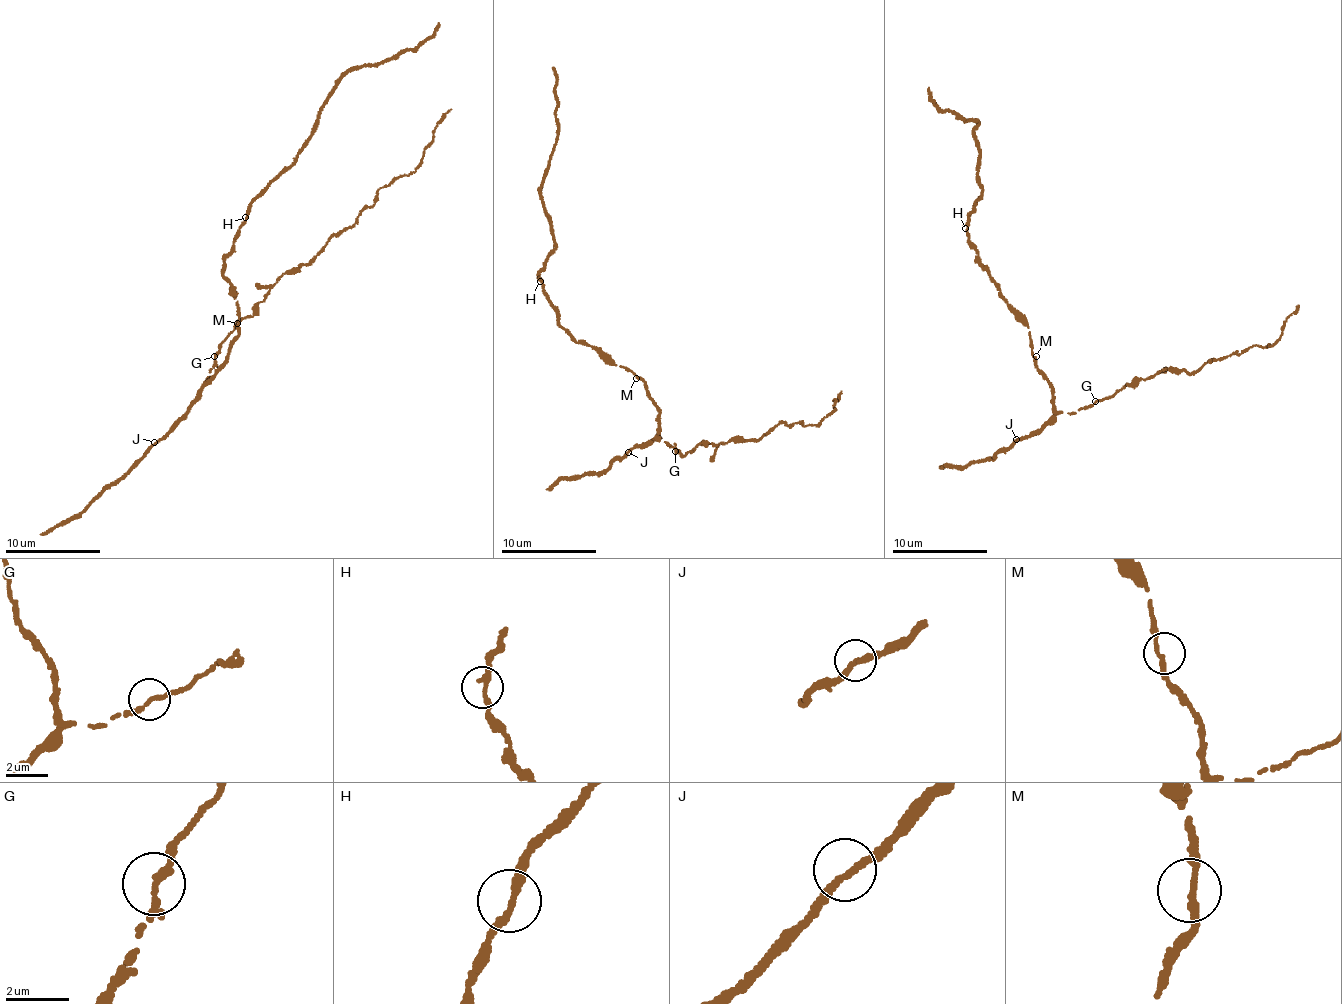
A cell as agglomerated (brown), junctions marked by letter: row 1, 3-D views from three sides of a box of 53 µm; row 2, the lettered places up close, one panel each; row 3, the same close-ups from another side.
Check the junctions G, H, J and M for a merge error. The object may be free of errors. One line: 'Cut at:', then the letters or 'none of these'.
Cut at: none of these

